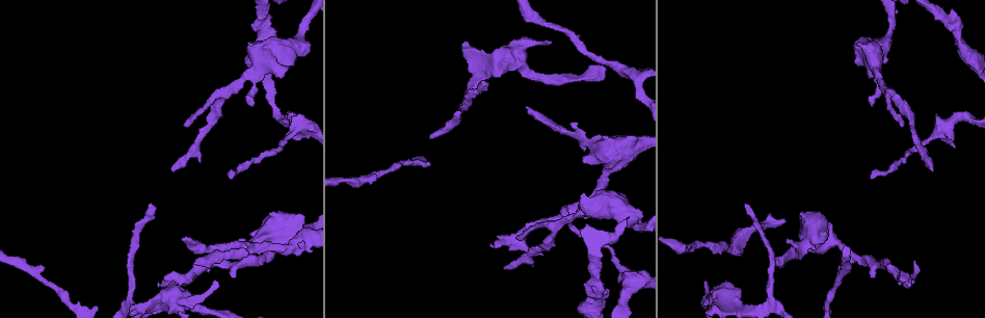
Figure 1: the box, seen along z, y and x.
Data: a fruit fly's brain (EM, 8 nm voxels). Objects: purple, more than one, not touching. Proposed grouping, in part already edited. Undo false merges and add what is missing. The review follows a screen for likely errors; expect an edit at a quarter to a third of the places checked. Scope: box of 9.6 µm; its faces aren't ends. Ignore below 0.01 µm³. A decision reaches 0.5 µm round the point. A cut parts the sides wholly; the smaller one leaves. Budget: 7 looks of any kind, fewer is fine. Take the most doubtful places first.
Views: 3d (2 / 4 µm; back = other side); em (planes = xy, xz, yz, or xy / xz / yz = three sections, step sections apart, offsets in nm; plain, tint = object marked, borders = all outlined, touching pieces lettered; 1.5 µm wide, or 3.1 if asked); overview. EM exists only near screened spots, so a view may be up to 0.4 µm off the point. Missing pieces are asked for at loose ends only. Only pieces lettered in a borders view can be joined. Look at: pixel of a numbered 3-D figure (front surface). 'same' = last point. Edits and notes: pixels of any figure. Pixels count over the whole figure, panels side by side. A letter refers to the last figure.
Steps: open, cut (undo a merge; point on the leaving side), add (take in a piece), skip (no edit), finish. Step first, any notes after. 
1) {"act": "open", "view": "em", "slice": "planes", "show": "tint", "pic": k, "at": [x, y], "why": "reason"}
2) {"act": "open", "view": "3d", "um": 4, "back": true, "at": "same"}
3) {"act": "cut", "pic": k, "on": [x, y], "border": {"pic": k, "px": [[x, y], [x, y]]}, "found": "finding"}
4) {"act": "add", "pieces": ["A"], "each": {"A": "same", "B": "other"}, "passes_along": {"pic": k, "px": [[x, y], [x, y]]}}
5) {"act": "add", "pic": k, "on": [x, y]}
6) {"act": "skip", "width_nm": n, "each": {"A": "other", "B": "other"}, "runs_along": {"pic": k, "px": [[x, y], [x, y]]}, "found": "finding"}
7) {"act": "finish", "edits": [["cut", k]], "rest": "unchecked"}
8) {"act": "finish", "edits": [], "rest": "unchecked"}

{"act": "open", "view": "3d", "um": 4, "back": true, "pic": 1, "at": [547, 42], "why": "an open end"}

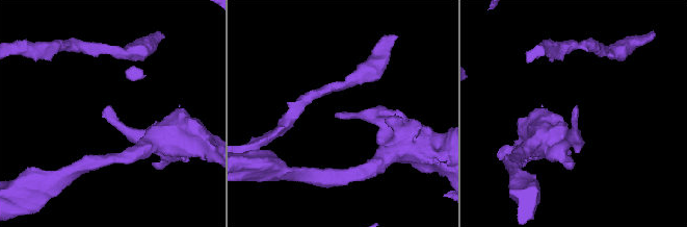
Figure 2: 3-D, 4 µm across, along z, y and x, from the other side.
{"act": "open", "view": "em", "slice": "planes", "show": "borders", "pic": 2, "at": [576, 105], "why": "now the EM"}

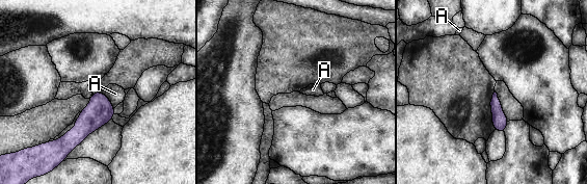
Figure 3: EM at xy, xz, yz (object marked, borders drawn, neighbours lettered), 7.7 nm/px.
{"act": "skip", "each": {"A": "other"}, "border": {"pic": 3, "px": [[100, 92], [114, 107]]}, "found": "no lettered piece goes on from it"}

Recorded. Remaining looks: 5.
{"act": "open", "view": "em", "slice": "planes", "show": "tint", "pic": 1, "at": [913, 262], "why": "free end"}

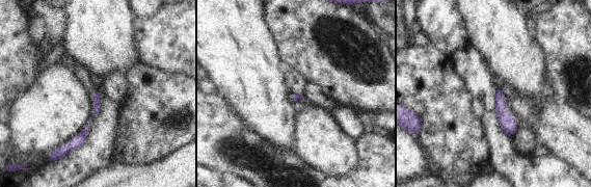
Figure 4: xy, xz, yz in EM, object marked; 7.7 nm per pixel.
{"act": "open", "view": "em", "slice": "planes", "show": "borders", "at": "same"}

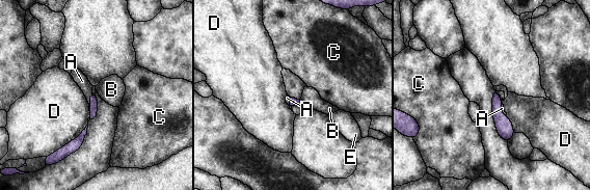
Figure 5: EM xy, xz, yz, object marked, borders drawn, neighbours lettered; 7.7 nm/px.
{"act": "add", "pieces": ["A"], "each": {"A": "same", "B": "other", "C": "other", "D": "other", "E": "other"}, "found": "it goes on there"}

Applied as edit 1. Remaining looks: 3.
{"act": "open", "view": "3d", "um": 4, "pic": 1, "at": [583, 161], "why": "thick end"}

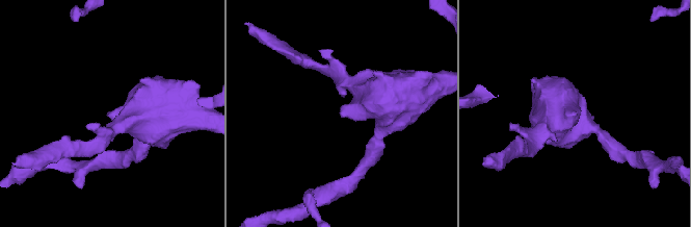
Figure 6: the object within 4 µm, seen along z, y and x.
{"act": "open", "view": "em", "slice": "xz", "step": 4, "show": "borders", "pic": 6, "at": [109, 113]}

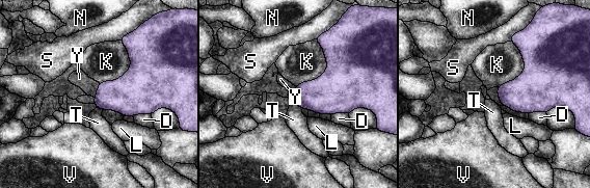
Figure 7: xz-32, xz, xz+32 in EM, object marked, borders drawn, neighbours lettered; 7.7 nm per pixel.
{"act": "open", "view": "em", "slice": "planes", "show": "borders", "at": "same", "why": "another direction"}

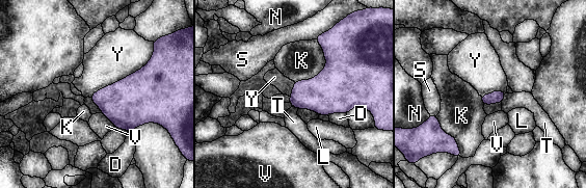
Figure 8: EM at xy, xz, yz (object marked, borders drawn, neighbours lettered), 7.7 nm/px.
{"act": "skip", "each": {"D": "other", "K": "other", "L": "other", "N": "other", "S": "other", "T": "other", "V": "other", "Y": "other"}, "border": {"pic": 8, "px": [[153, 53], [139, 69], [89, 97]]}, "found": "none of them fits"}

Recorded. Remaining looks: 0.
{"act": "finish", "edits": [["add", 5]], "rest": "unchecked"}

